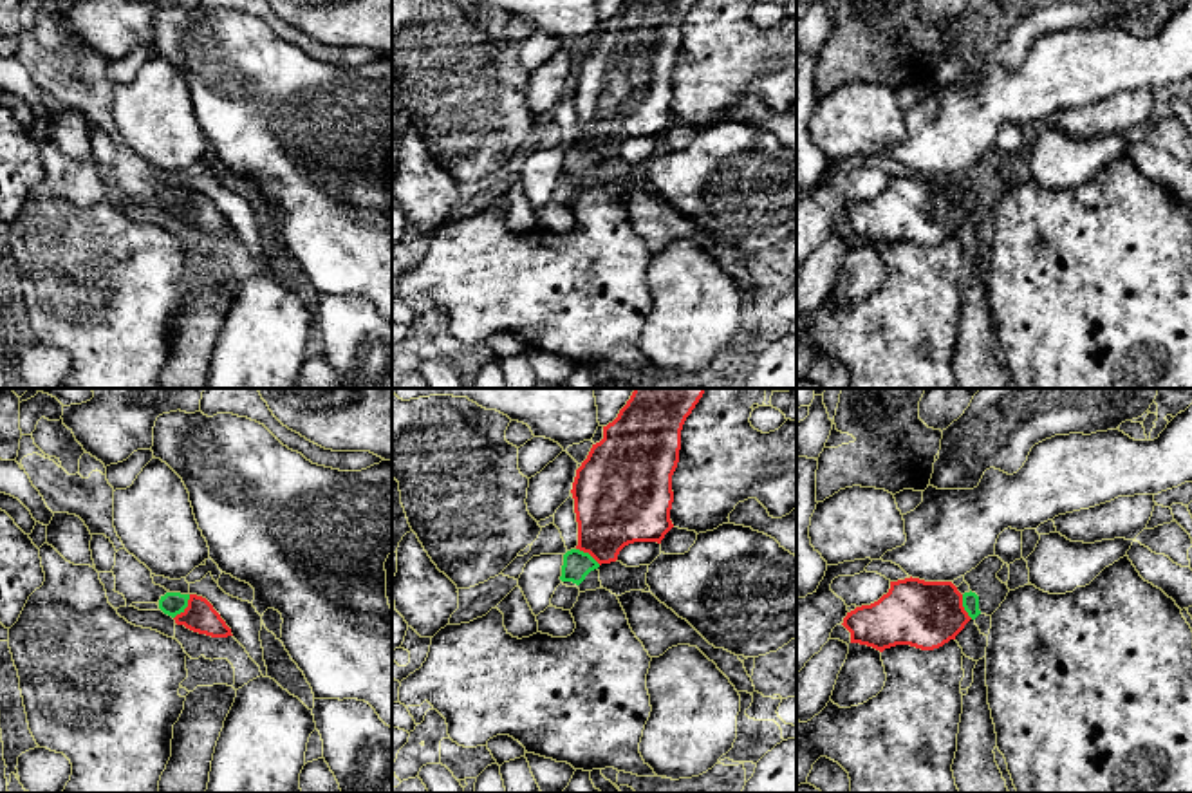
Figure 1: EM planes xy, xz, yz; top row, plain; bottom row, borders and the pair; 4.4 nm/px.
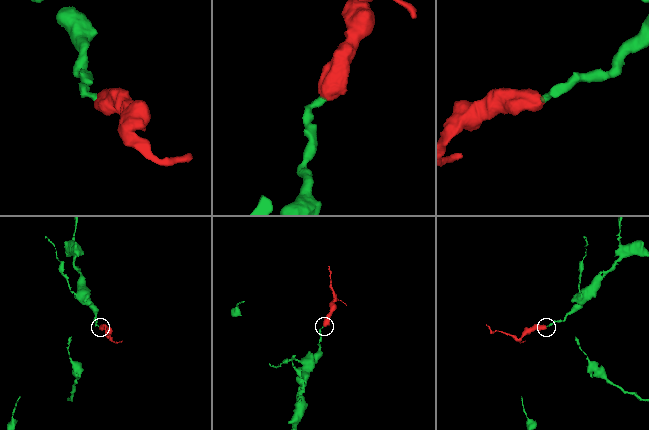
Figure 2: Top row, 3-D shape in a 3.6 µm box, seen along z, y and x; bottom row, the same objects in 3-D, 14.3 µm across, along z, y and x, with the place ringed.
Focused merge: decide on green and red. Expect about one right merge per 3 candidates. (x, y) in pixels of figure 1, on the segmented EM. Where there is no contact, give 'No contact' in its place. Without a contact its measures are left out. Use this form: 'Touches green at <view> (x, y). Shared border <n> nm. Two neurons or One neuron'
Touches green at xy (185, 607). Shared border 130 nm. One neuron

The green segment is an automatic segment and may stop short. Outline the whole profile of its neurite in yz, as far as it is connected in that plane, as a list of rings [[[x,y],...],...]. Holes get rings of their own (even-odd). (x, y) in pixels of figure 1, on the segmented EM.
[[[905,578],[890,582],[878,602],[856,607],[843,618],[851,643],[880,652],[896,645],[934,650],[955,639],[981,614],[975,592],[961,594],[952,582]]]

